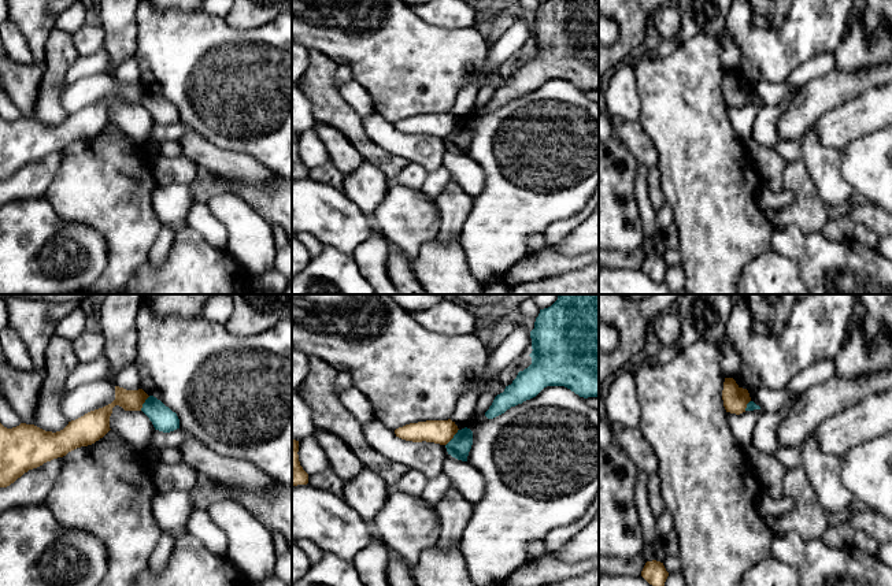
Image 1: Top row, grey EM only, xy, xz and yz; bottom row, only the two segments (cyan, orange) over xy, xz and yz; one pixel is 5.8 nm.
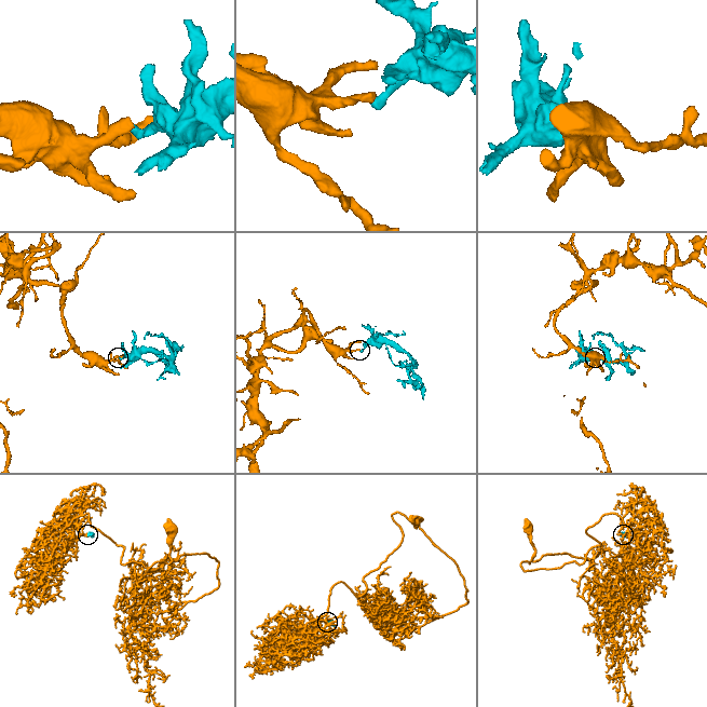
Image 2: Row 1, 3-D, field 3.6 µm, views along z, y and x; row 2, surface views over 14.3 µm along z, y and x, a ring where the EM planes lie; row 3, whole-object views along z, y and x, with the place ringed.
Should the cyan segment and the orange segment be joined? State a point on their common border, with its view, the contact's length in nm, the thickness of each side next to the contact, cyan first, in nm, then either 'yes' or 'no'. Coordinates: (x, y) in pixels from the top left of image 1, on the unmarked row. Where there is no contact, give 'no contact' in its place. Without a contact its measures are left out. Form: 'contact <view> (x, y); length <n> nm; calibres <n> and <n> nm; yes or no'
contact xz (454, 130); length 130 nm; calibres 130 and 140 nm; no

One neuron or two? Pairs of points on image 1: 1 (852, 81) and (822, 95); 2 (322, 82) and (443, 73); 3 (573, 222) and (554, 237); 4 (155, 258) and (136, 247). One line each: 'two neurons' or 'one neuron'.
1: one neuron
2: two neurons
3: one neuron
4: two neurons

